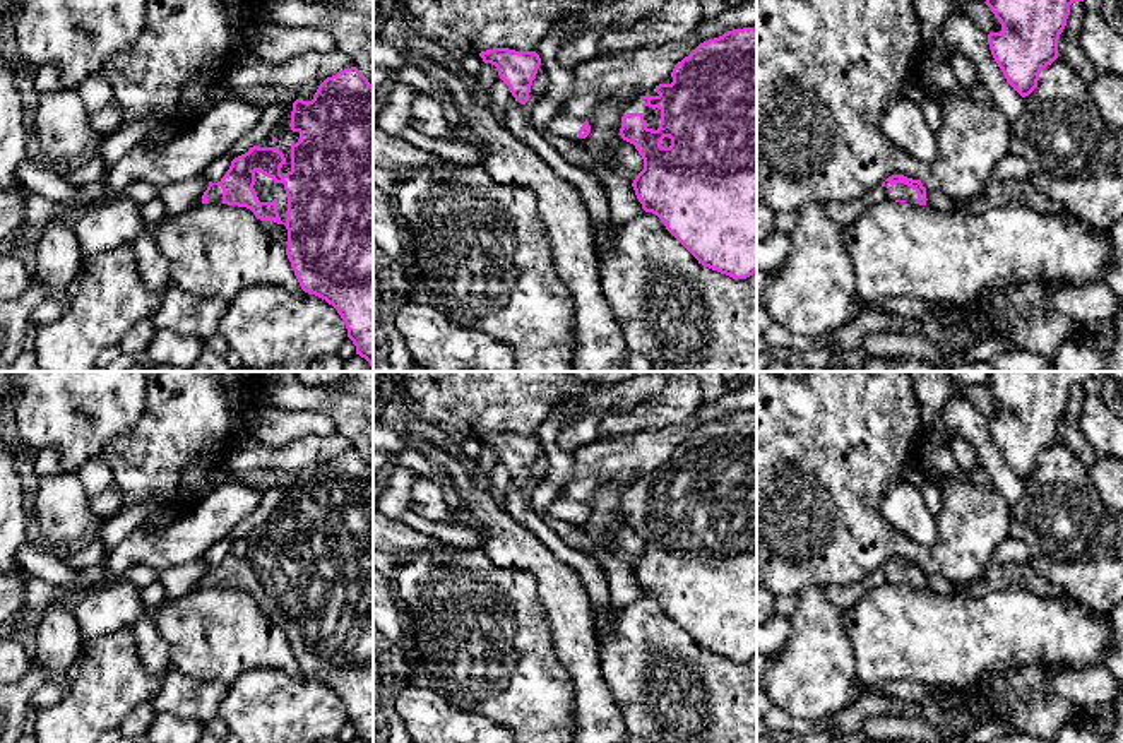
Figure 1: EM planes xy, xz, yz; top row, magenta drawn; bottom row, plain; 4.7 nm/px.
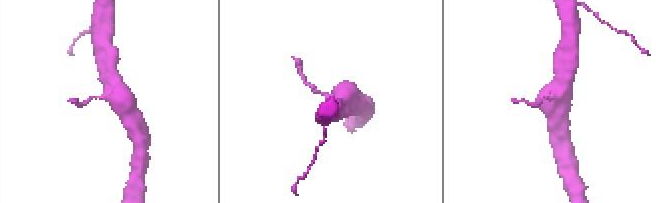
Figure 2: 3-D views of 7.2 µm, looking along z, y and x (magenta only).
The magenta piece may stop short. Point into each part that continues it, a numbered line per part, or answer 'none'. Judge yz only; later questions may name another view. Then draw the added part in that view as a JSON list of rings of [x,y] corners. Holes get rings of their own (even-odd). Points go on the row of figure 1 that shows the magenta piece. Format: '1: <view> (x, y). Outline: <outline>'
1: yz (901, 192). Outline: [[[885,181],[885,192],[887,192],[887,199],[890,200],[906,200],[906,202],[916,202],[918,193],[916,190],[912,190],[911,187],[904,185],[904,183],[895,183],[894,187]]]

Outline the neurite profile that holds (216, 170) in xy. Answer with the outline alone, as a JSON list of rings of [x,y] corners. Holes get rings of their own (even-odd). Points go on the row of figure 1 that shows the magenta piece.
[[[228,152],[214,161],[211,161],[202,175],[207,178],[207,181],[217,183],[229,169],[231,161],[233,161],[231,154]]]

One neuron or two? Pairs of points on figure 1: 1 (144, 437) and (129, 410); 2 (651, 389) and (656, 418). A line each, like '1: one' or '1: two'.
1: two
2: two

